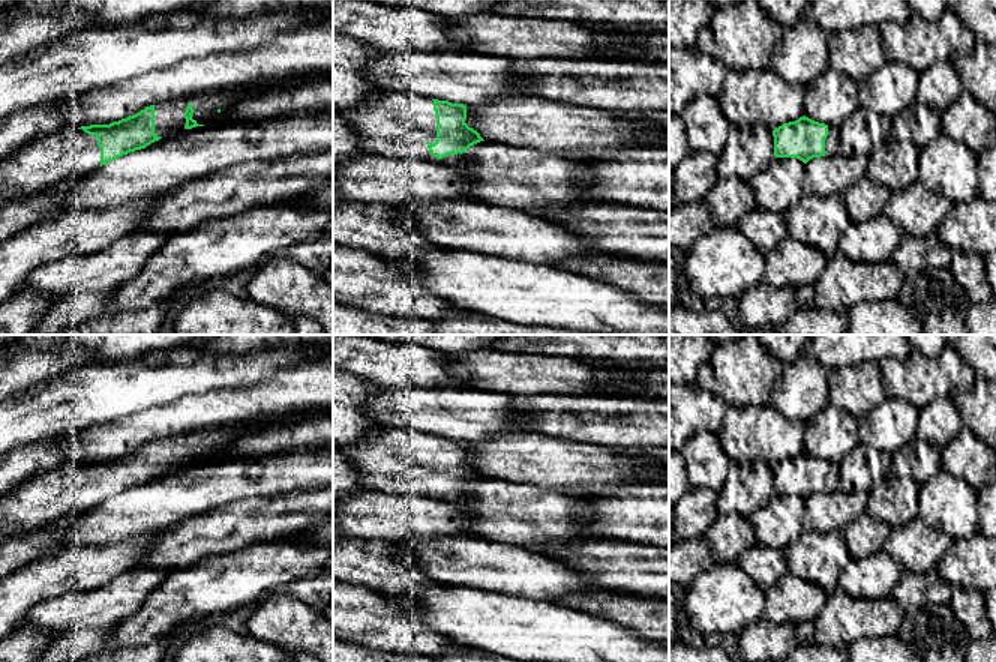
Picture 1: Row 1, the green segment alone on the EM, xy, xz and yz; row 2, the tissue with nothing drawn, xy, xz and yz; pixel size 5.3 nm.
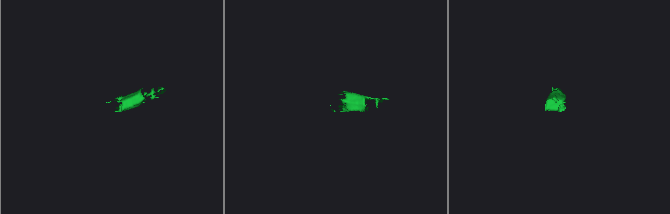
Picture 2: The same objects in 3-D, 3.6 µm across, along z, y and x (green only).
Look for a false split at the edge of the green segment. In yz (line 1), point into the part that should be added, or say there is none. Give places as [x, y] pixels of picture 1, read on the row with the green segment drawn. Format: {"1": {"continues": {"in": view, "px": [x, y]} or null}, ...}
{"1": {"continues": {"in": "yz", "px": [833, 140]}}}

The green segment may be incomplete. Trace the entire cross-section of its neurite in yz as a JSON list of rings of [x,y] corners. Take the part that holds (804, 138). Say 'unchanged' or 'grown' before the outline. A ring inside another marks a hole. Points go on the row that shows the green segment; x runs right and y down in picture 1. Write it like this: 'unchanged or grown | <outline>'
grown | [[[806,116],[772,131],[774,156],[796,158],[807,164],[813,158],[838,153],[840,126],[814,122]]]

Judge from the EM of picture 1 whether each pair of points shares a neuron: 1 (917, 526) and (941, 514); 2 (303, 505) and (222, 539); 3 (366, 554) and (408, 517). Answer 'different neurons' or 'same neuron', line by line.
1: different neurons
2: same neuron
3: different neurons

